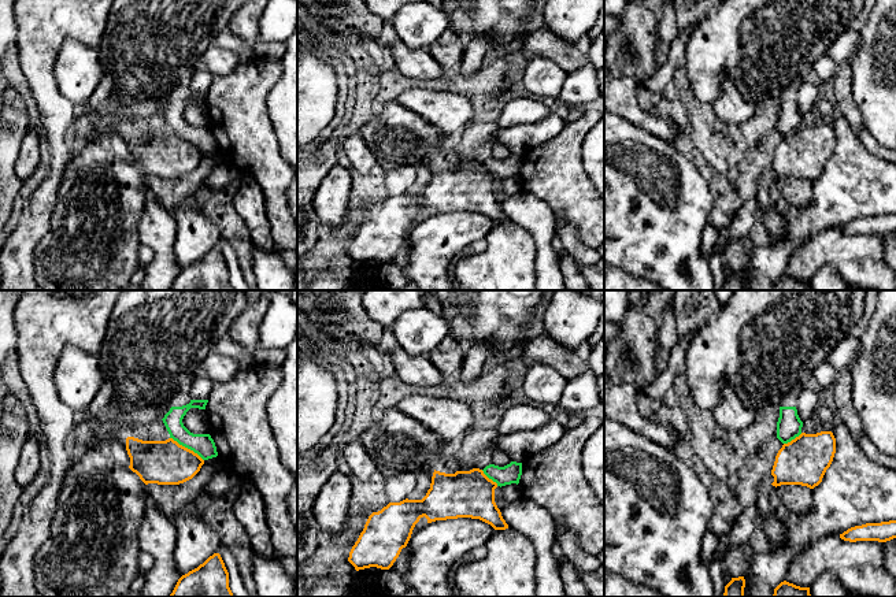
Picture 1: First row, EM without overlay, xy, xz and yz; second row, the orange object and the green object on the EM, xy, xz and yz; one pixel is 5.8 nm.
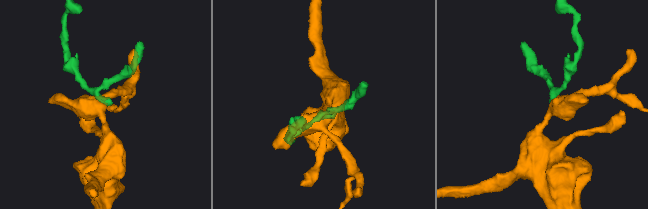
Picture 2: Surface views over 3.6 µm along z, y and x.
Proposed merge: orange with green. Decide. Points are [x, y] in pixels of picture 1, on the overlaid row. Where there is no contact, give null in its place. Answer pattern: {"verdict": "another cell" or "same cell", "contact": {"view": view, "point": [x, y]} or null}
{"verdict": "same cell", "contact": {"view": "xy", "point": [187, 448]}}

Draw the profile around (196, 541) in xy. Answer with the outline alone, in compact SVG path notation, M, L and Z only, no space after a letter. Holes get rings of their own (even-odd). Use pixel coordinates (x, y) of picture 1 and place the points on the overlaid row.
M175 516L177 542L174 560L178 574L182 576L197 568L210 556L218 553L221 546L219 535L199 516Z

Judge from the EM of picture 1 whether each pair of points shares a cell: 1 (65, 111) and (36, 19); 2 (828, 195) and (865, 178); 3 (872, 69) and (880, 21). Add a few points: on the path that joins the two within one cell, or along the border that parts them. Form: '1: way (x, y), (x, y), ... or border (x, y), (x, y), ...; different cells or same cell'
1: way (44, 88), (39, 71), (39, 43); same cell
2: way (837, 195), (855, 184); same cell
3: way (880, 56), (880, 33); same cell

